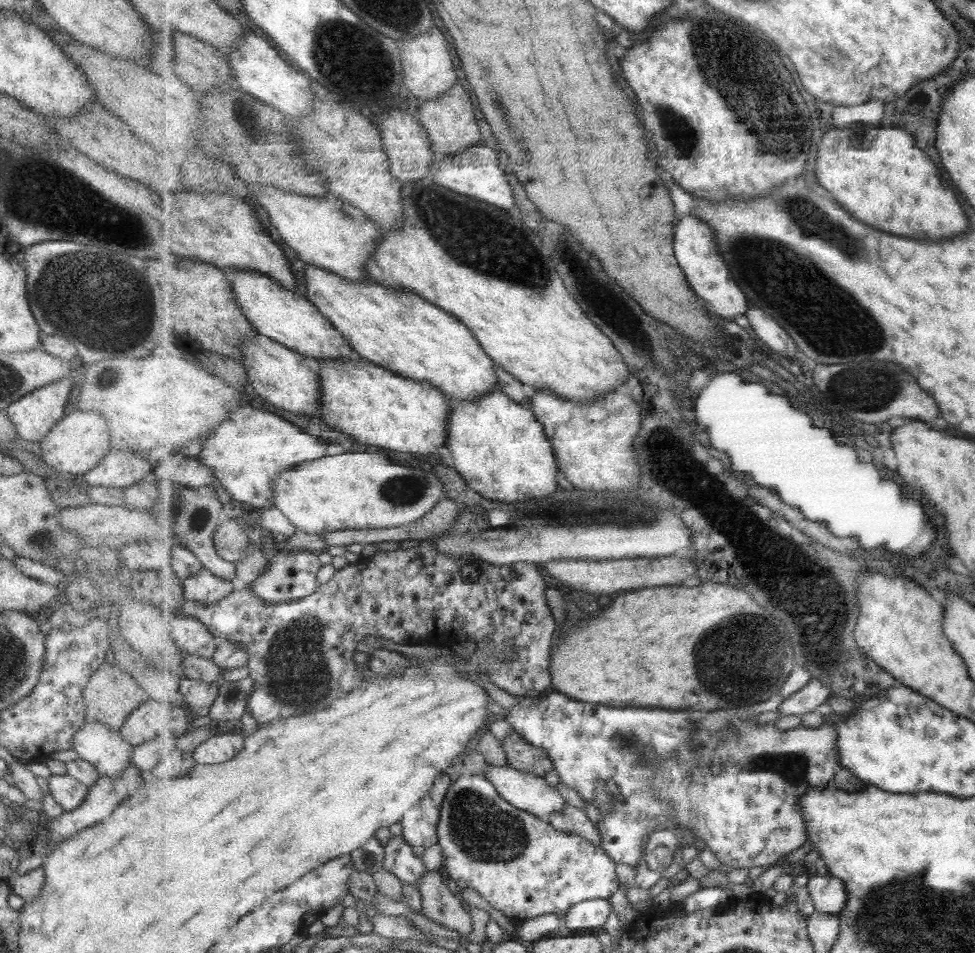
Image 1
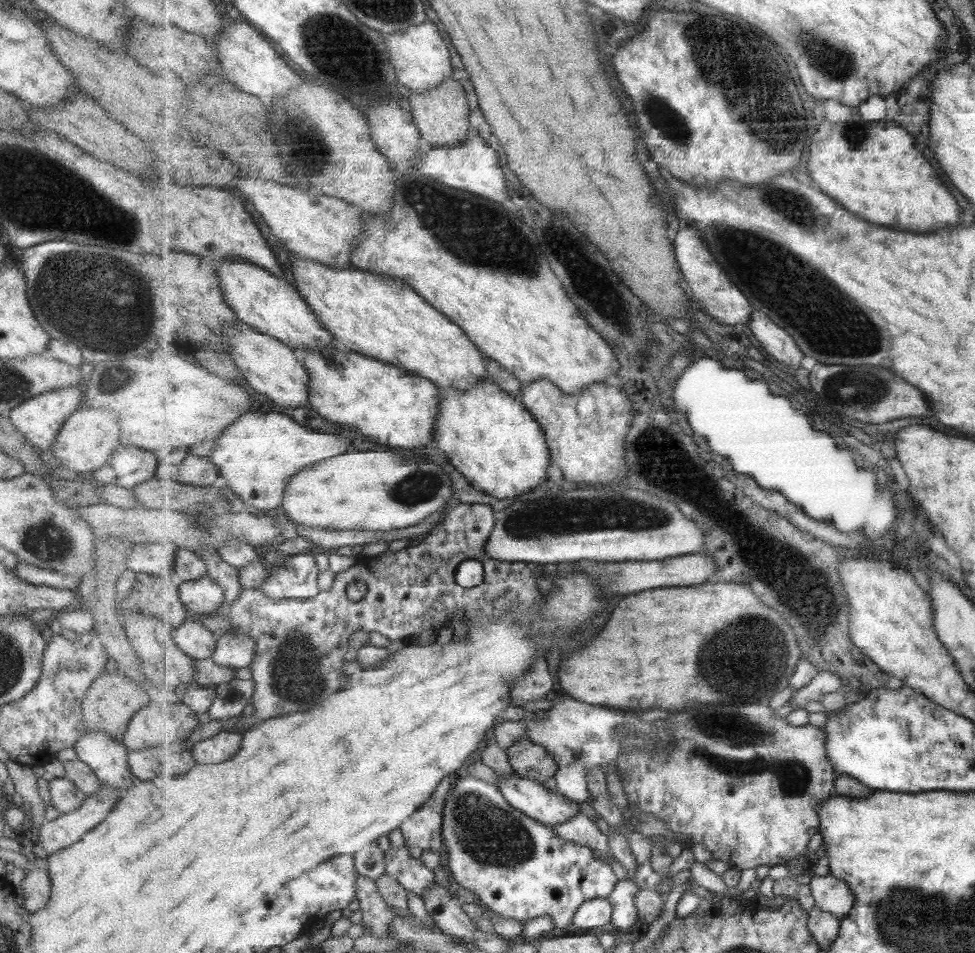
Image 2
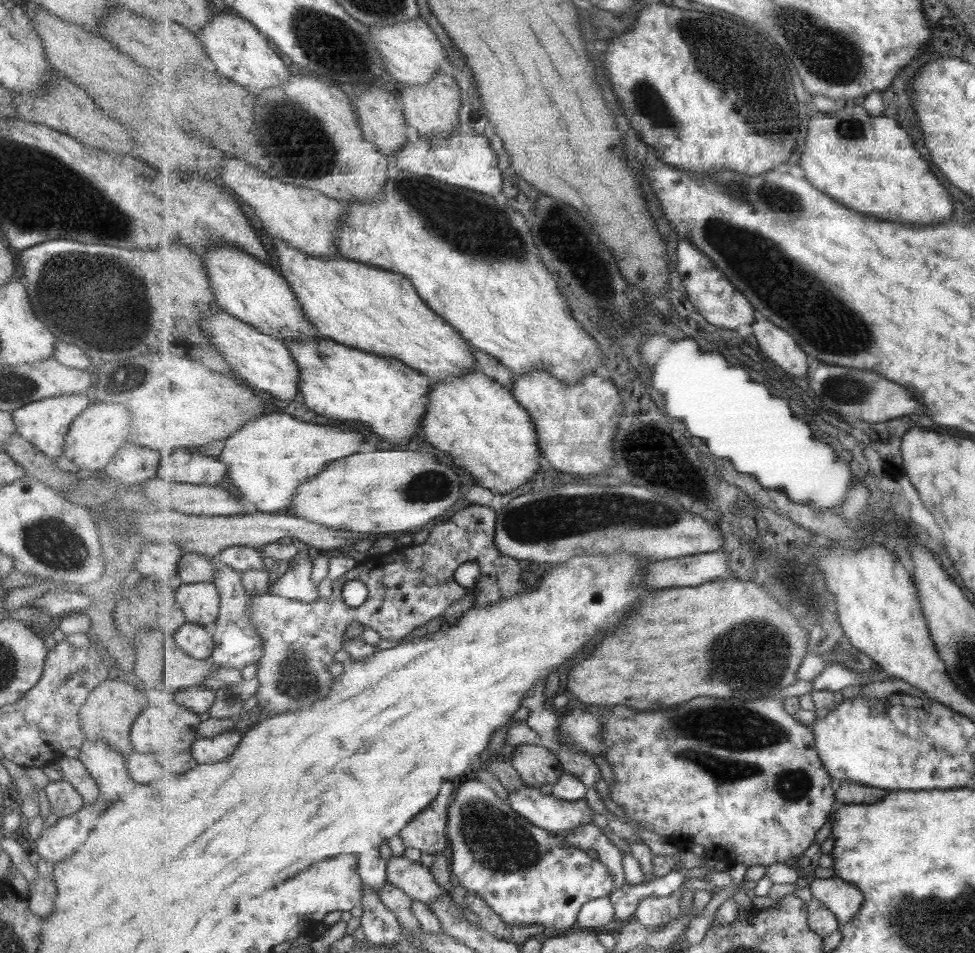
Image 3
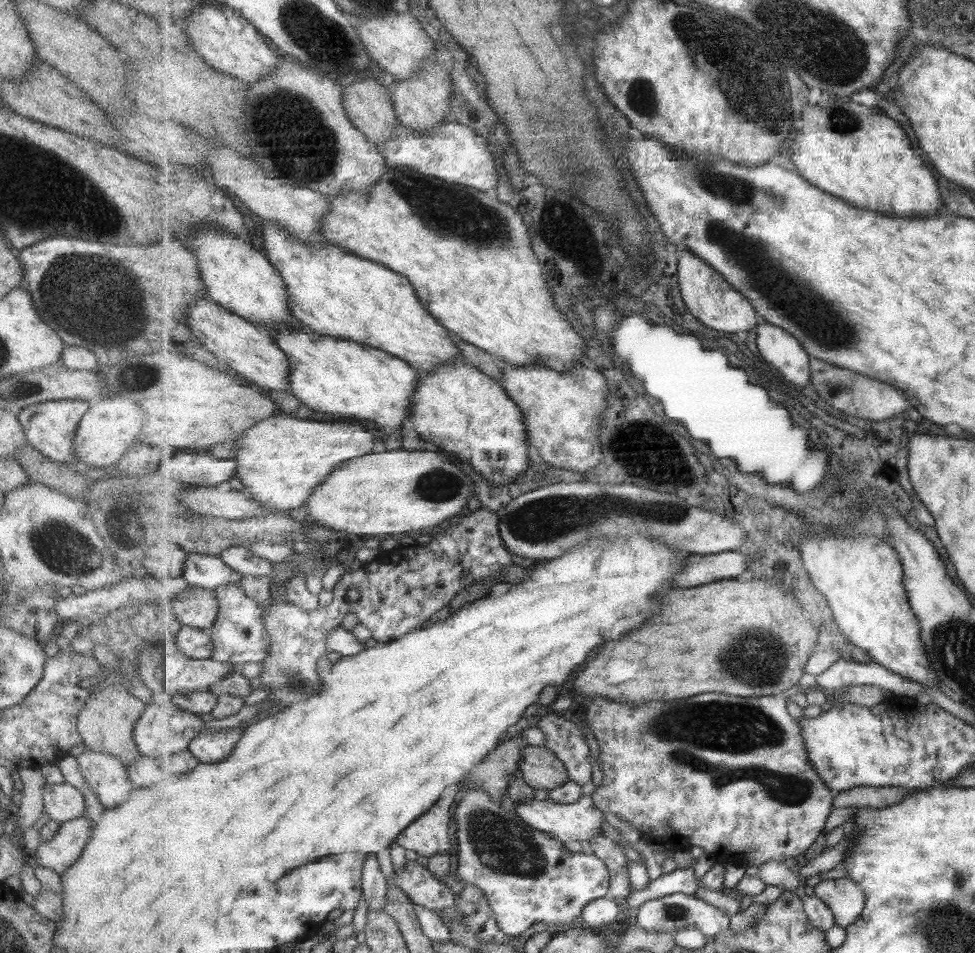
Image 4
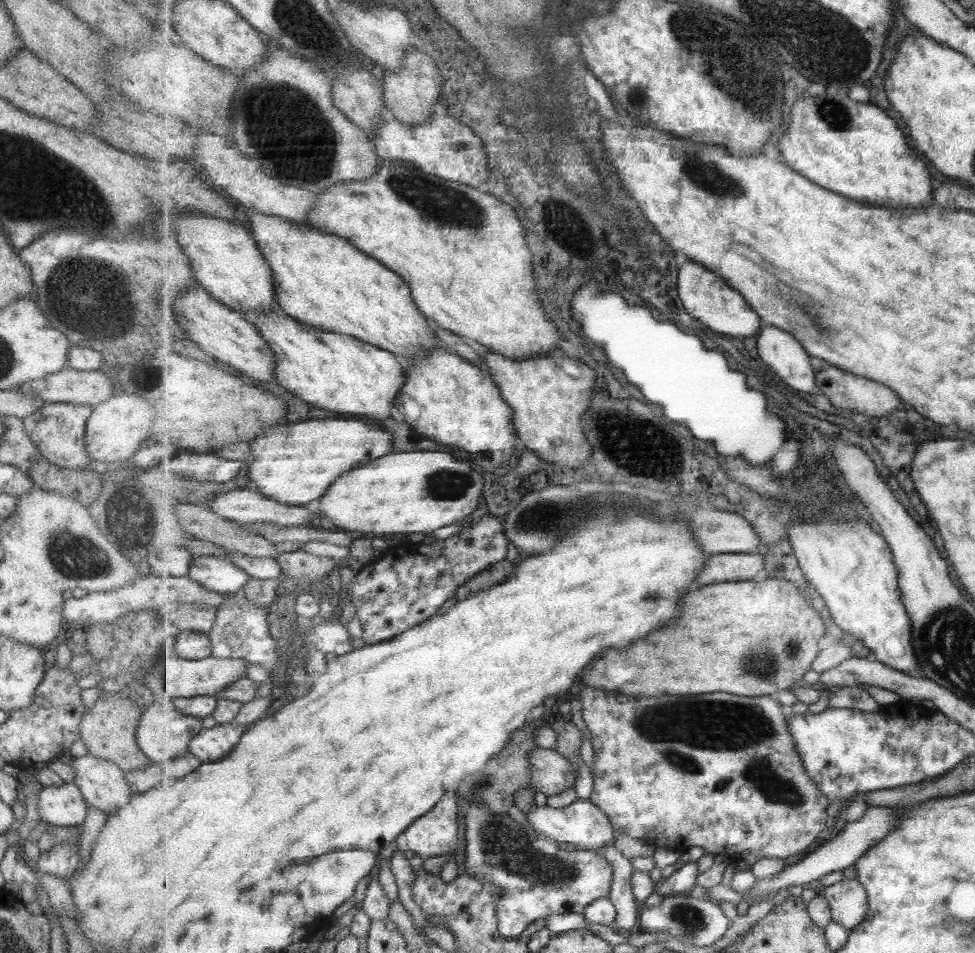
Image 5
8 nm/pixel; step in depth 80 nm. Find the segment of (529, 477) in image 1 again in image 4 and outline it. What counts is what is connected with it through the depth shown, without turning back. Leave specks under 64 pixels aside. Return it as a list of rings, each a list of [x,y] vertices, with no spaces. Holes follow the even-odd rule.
[[[463,357],[438,368],[435,372],[425,373],[420,378],[409,422],[414,424],[421,438],[437,444],[445,452],[455,452],[455,461],[462,467],[474,469],[484,476],[493,486],[505,486],[515,482],[532,466],[529,458],[528,424],[522,408],[509,396],[507,389],[496,379],[478,368],[467,364]]]

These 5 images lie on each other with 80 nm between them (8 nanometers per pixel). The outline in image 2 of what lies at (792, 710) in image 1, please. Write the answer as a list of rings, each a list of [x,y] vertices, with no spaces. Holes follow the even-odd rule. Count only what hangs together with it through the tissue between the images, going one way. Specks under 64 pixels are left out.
[[[825,670],[820,672],[805,688],[795,691],[790,697],[790,704],[796,708],[807,708],[809,702],[821,702],[823,696],[836,693],[842,680],[834,672]]]

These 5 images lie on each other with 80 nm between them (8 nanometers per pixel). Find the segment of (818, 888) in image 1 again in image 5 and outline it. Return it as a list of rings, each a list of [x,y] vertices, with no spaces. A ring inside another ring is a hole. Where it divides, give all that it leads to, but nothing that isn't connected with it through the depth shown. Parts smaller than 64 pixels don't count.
[[[842,878],[822,888],[818,895],[829,901],[834,921],[849,930],[869,918],[868,892],[857,878]]]

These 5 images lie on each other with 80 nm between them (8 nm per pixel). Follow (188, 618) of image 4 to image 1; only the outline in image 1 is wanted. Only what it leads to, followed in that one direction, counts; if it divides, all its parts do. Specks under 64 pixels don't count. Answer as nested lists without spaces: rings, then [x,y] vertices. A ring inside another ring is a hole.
[[[203,566],[197,576],[191,576],[184,584],[184,597],[204,603],[217,602],[230,596],[235,590],[234,582],[215,576],[212,570]]]

